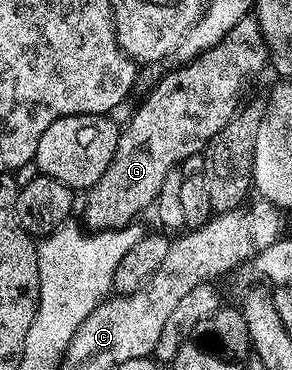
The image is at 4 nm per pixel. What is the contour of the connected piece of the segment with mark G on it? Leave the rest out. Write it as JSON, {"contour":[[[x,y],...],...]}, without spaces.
{"contour":[[[246,17],[241,21],[237,21],[237,25],[233,25],[233,29],[229,29],[229,31],[225,33],[225,37],[221,37],[221,41],[217,41],[217,45],[213,45],[211,49],[201,53],[197,58],[189,60],[188,63],[172,66],[172,71],[165,72],[164,75],[156,81],[155,88],[144,97],[143,104],[132,113],[131,120],[128,121],[127,127],[125,123],[125,126],[120,130],[117,149],[113,153],[113,161],[109,161],[109,169],[105,169],[105,173],[101,173],[99,180],[86,192],[87,208],[83,211],[84,217],[87,218],[88,224],[86,223],[86,226],[90,228],[91,231],[107,231],[110,227],[126,227],[128,223],[132,222],[132,220],[137,217],[135,215],[145,210],[146,207],[148,210],[148,208],[154,204],[157,193],[161,193],[161,184],[163,184],[169,172],[183,165],[179,163],[185,162],[190,155],[198,156],[203,148],[207,146],[207,142],[217,133],[221,133],[221,129],[224,125],[229,122],[230,119],[234,118],[237,108],[241,103],[239,98],[243,95],[243,86],[245,86],[262,67],[266,68],[268,63],[267,46],[263,40],[261,29],[254,18]]]}

